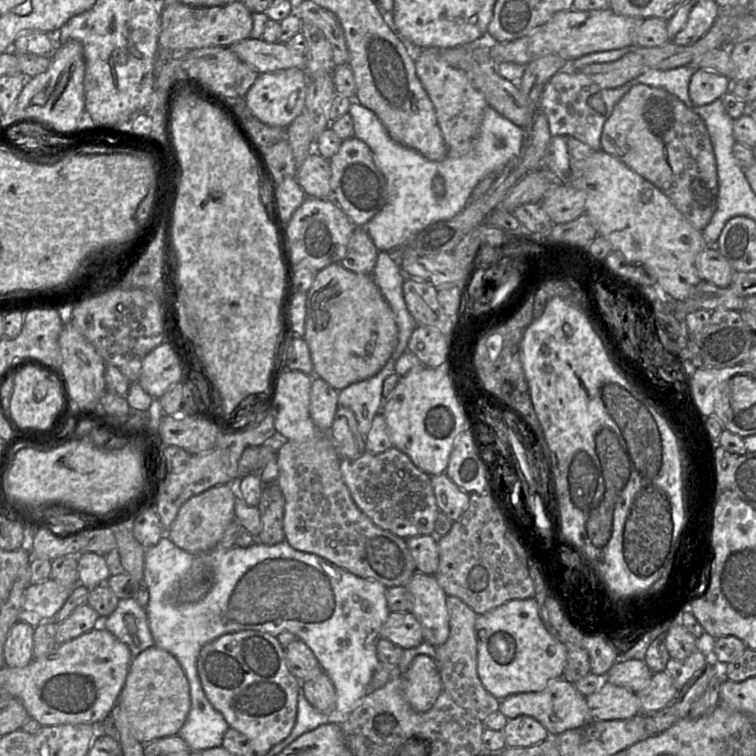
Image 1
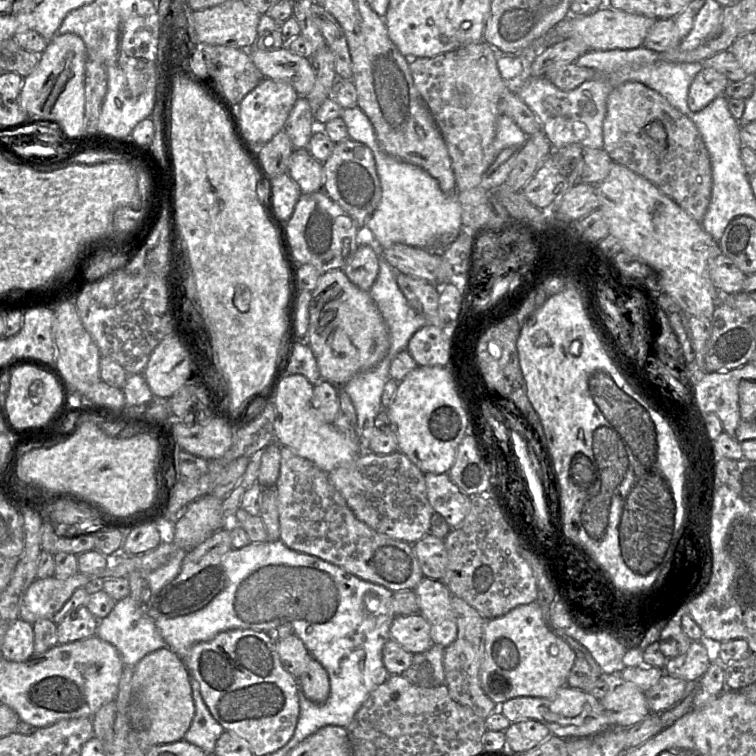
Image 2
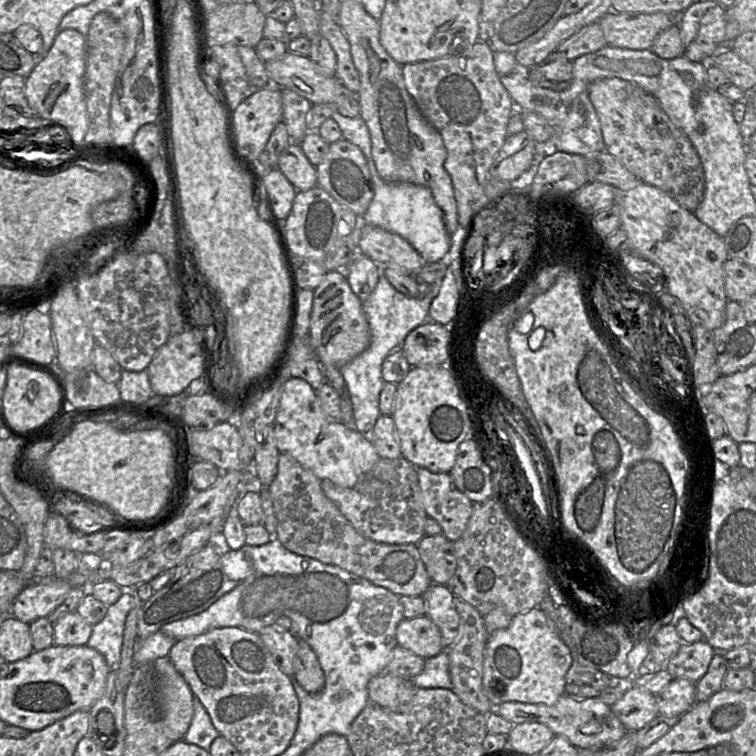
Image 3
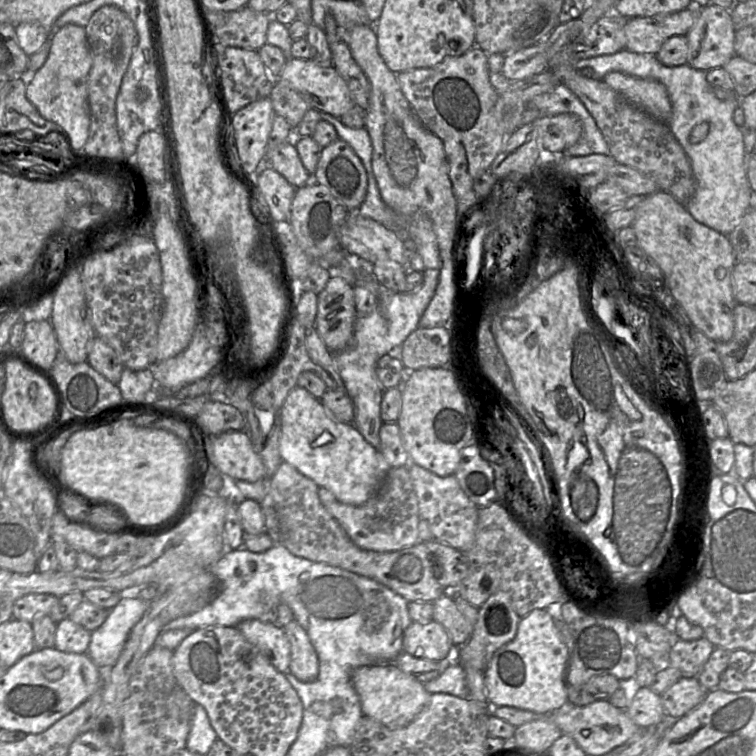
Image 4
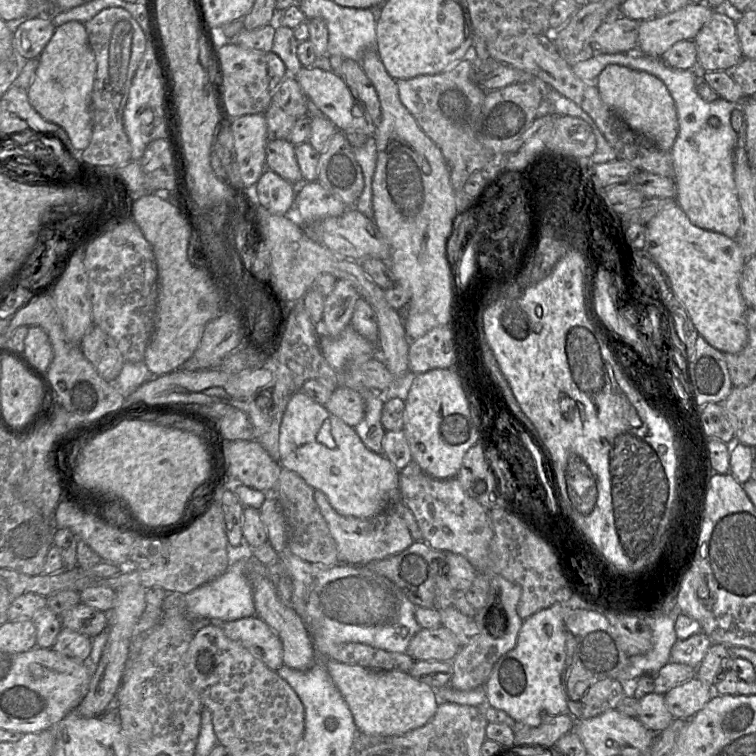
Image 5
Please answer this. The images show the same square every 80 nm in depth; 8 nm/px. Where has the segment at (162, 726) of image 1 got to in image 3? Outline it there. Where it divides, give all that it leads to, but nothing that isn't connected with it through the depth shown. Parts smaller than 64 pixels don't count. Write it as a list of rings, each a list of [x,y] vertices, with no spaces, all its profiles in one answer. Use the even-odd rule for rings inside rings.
[[[169,656],[157,658],[153,665],[163,731],[174,742],[183,740],[193,718],[194,694]]]

